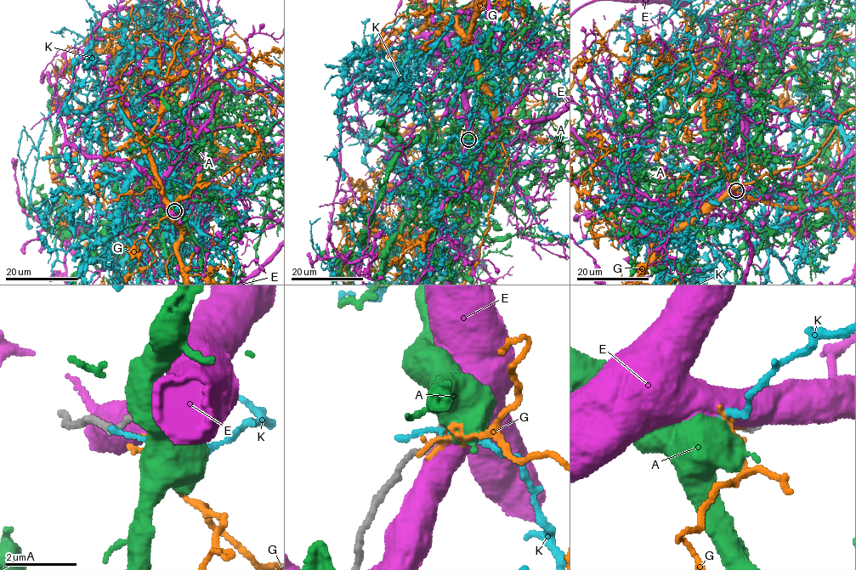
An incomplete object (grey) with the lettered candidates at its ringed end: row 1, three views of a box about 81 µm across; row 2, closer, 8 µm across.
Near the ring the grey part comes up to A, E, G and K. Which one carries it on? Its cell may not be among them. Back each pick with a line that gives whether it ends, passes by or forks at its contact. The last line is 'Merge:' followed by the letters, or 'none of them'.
Merge: none of them

